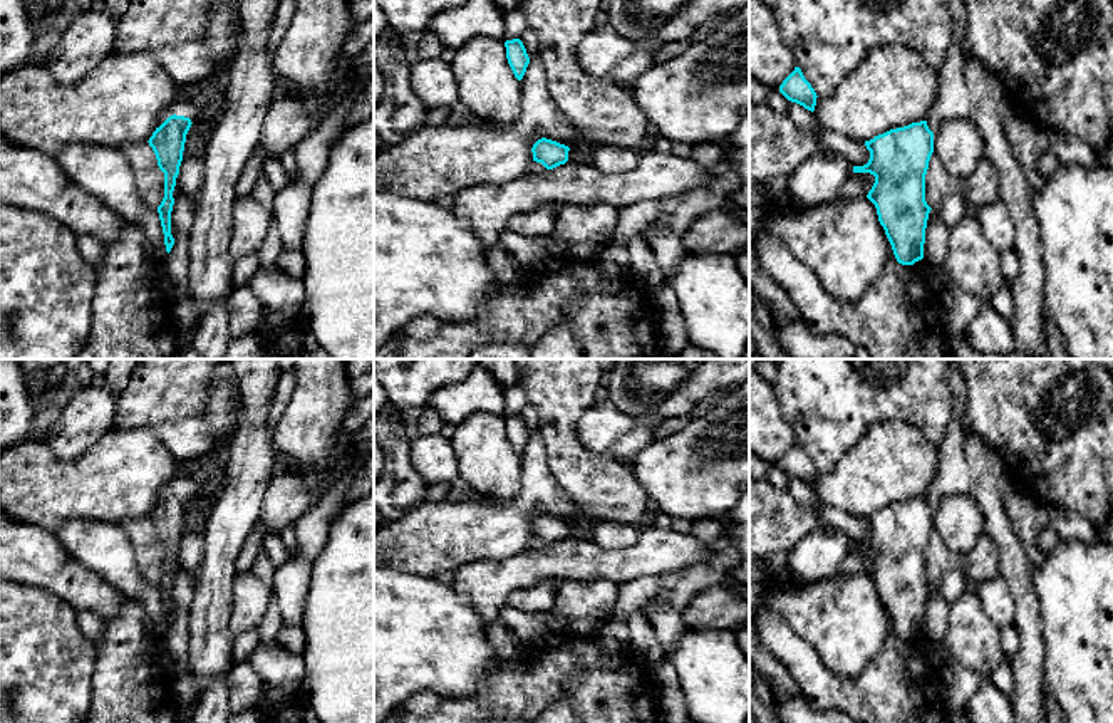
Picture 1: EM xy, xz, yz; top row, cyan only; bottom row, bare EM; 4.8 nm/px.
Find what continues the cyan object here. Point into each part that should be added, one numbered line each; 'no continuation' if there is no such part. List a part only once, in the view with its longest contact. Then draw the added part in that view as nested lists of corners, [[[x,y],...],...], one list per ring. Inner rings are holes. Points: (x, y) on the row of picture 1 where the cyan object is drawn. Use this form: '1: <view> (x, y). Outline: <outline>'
1: xy (183, 104). Outline: [[[183,87],[171,106],[161,112],[156,127],[159,127],[173,114],[189,117],[191,122],[194,122],[203,112],[204,109],[193,102],[189,89]]]

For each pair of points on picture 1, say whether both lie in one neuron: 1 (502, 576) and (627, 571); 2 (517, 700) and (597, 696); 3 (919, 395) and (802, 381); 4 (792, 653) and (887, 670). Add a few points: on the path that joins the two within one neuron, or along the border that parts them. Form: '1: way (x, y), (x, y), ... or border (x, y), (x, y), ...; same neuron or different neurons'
1: way (533, 566), (595, 564); same neuron
2: way (537, 688), (577, 688); same neuron
3: way (890, 395), (872, 391), (854, 381), (830, 381); same neuron
4: way (815, 676), (825, 686), (864, 686); same neuron

